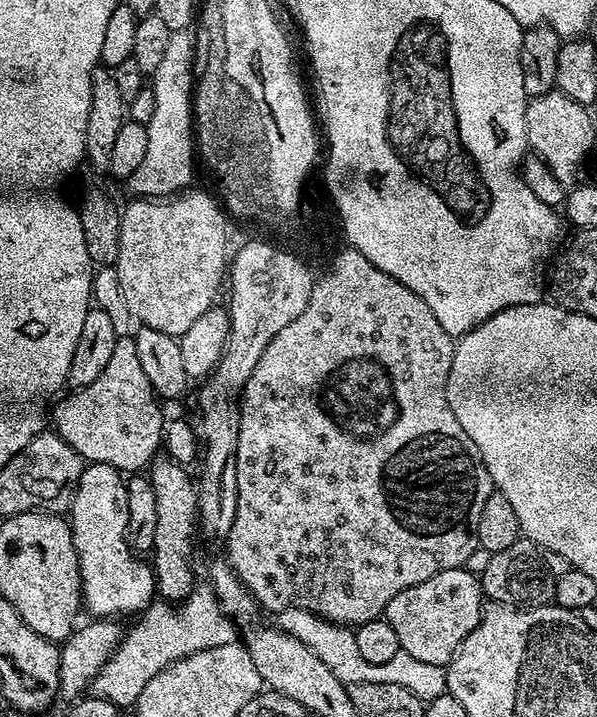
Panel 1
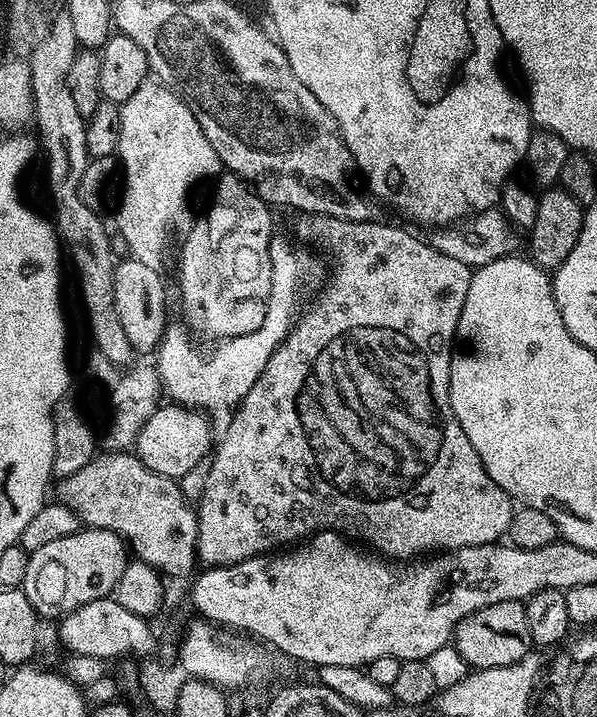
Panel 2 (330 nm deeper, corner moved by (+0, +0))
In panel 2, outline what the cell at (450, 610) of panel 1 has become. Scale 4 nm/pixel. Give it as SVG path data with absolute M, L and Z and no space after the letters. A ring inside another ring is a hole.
M519 600L498 602L470 614L456 627L454 647L468 663L469 669L510 666L518 662L533 647L530 638L530 622L526 622L526 610Z

